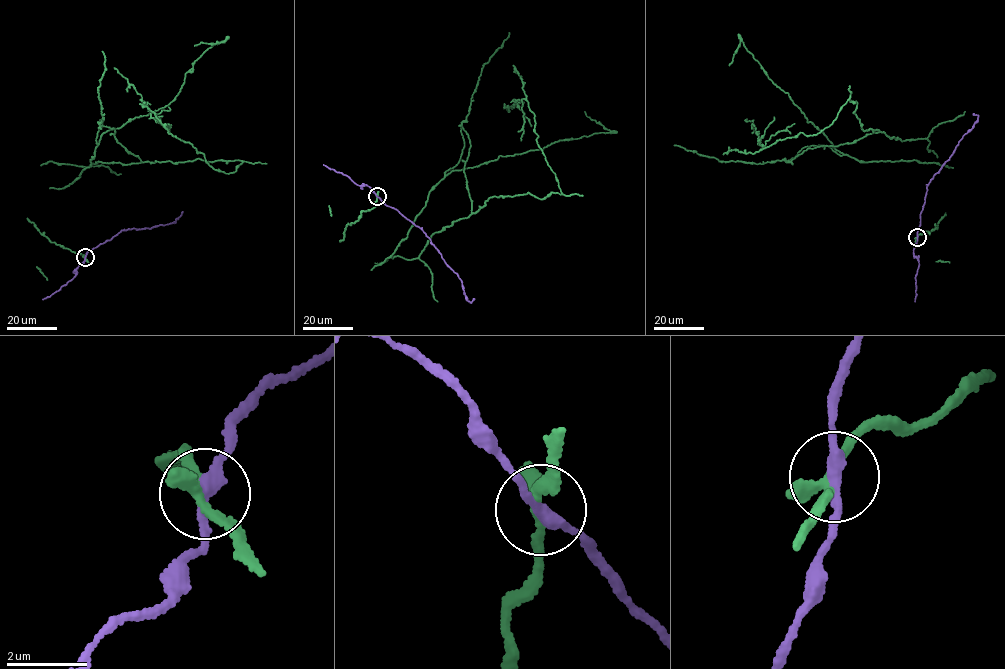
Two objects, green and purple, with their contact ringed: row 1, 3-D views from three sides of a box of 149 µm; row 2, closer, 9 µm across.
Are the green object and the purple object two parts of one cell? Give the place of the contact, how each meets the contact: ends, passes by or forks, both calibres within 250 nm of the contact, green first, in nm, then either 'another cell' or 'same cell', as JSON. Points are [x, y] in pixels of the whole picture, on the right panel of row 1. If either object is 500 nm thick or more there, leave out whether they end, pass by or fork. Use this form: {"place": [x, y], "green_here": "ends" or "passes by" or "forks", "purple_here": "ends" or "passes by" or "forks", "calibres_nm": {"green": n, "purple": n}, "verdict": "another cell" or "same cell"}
{"place": [917, 237], "green_here": "passes by", "purple_here": "passes by", "calibres_nm": {"green": 260, "purple": 280}, "verdict": "another cell"}

